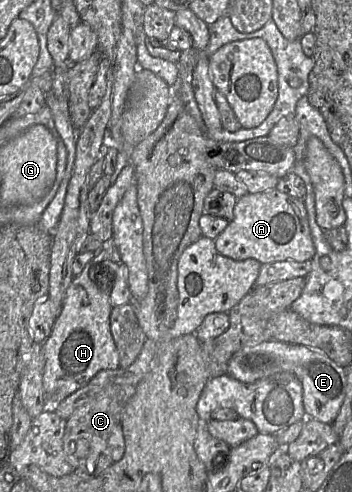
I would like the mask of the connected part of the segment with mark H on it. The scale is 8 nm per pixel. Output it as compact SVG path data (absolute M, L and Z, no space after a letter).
M113 238L110 242L104 243L104 246L95 254L95 259L92 263L88 262L82 272L72 280L66 291L52 333L42 343L45 357L43 388L51 405L64 400L75 391L83 388L98 372L120 367L119 352L110 329L110 315L113 308L111 293L115 284L116 271L105 265L95 272L95 269L101 266L100 264L104 261L121 263L119 251L113 244Z

